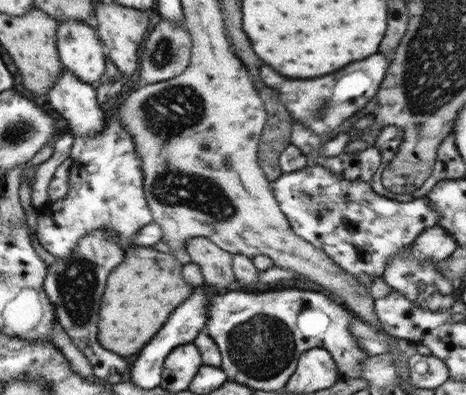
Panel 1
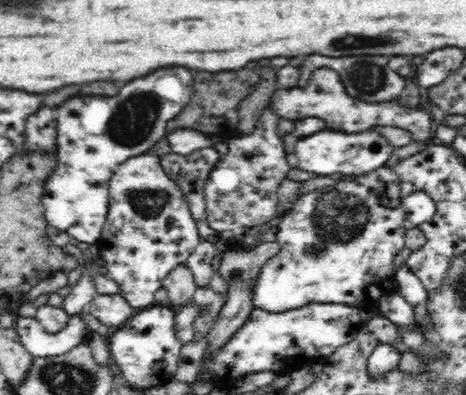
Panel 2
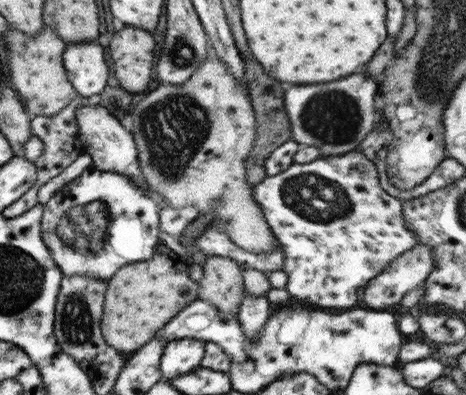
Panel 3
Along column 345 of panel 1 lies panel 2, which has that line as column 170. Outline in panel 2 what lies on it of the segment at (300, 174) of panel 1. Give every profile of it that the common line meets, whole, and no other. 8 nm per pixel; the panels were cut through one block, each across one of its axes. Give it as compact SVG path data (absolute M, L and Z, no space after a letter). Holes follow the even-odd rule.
M138 154L118 166L110 180L110 212L102 230L100 258L104 258L108 276L120 284L120 294L136 310L154 304L154 292L162 288L164 278L178 266L186 266L190 254L200 244L198 224L178 186L168 178L160 156Z

